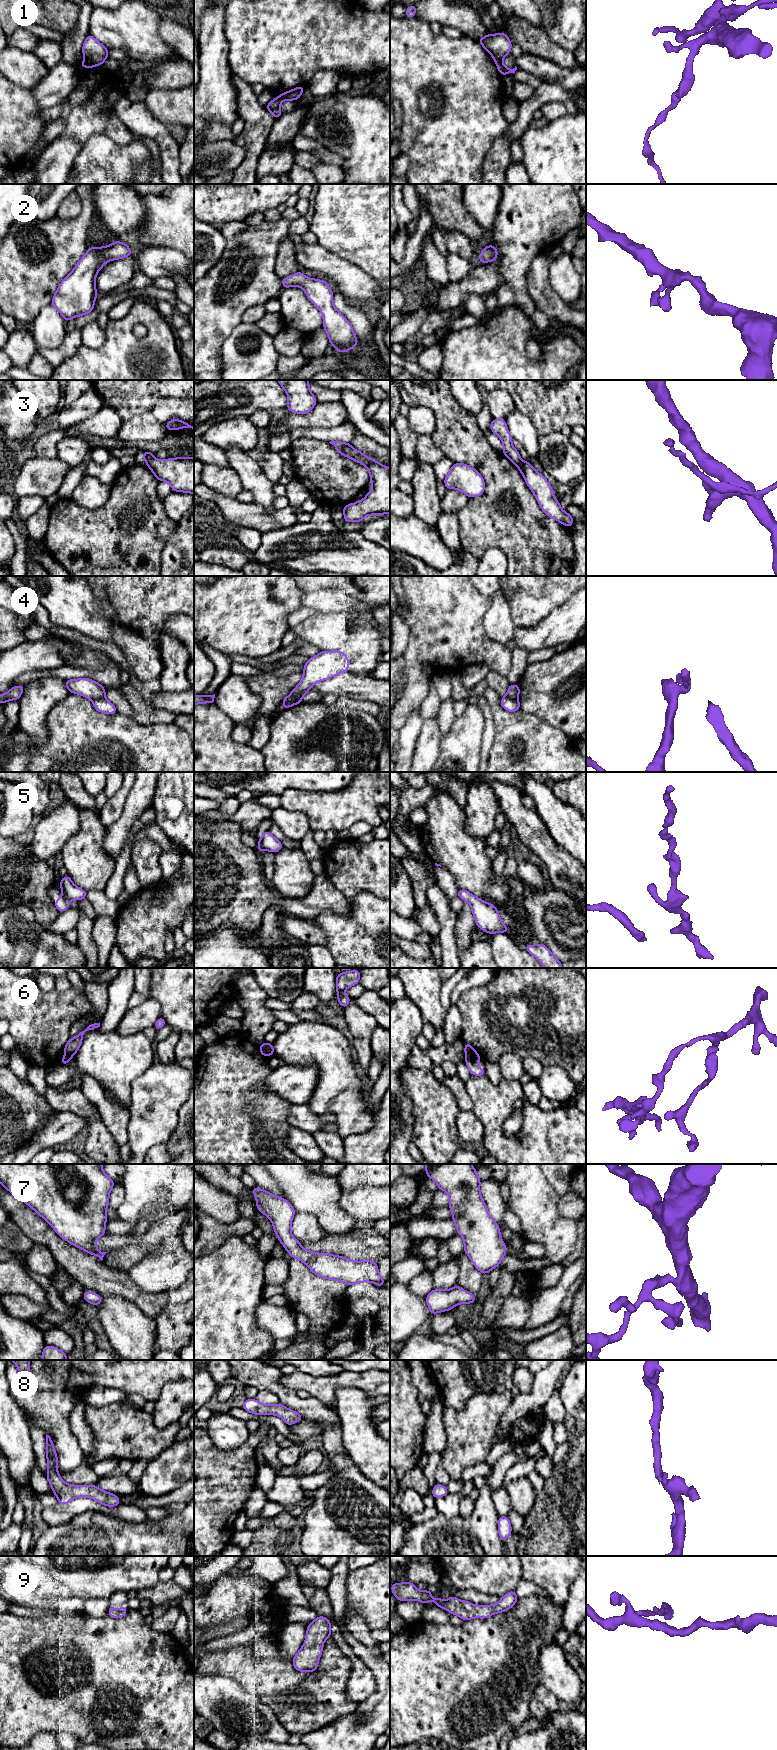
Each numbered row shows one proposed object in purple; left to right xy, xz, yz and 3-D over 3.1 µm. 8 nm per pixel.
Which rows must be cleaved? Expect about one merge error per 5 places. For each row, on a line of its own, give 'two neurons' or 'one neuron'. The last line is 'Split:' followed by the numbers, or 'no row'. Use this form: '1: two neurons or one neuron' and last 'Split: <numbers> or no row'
1: two neurons
2: one neuron
3: two neurons
4: two neurons
5: one neuron
6: two neurons
7: one neuron
8: one neuron
9: one neuron
Split: 1, 3, 4, 6

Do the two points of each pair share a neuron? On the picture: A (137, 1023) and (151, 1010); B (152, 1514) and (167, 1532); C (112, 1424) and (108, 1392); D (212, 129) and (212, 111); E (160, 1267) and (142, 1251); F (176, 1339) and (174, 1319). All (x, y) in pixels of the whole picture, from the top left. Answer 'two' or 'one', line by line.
A: one
B: two
C: two
D: two
E: two
F: one

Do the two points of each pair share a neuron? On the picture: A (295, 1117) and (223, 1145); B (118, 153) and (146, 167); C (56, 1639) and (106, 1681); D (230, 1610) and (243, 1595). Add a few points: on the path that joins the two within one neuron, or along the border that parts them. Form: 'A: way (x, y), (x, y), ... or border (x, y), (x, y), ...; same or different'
A: border (292, 1104), (287, 1118), (290, 1126); different
B: border (150, 154), (135, 167), (133, 173); different
C: way (69, 1652), (84, 1663), (89, 1663), (93, 1668); same
D: way (232, 1606), (239, 1599); same

